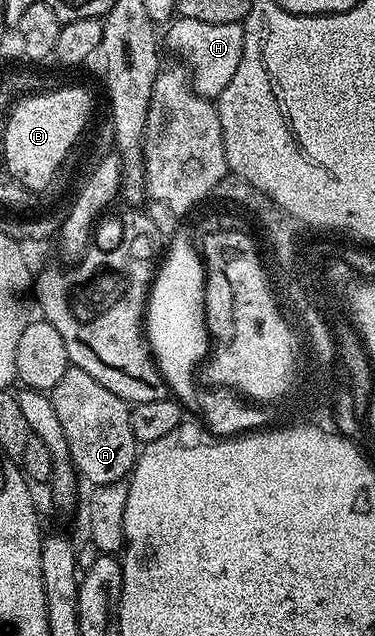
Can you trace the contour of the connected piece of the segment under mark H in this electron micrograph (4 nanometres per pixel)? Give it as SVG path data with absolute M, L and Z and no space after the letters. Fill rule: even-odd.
M176 17L166 27L165 46L179 54L178 61L186 66L191 76L191 84L202 98L215 100L233 80L233 74L241 62L243 51L243 28L238 22L233 24L205 24L205 20L189 20Z

